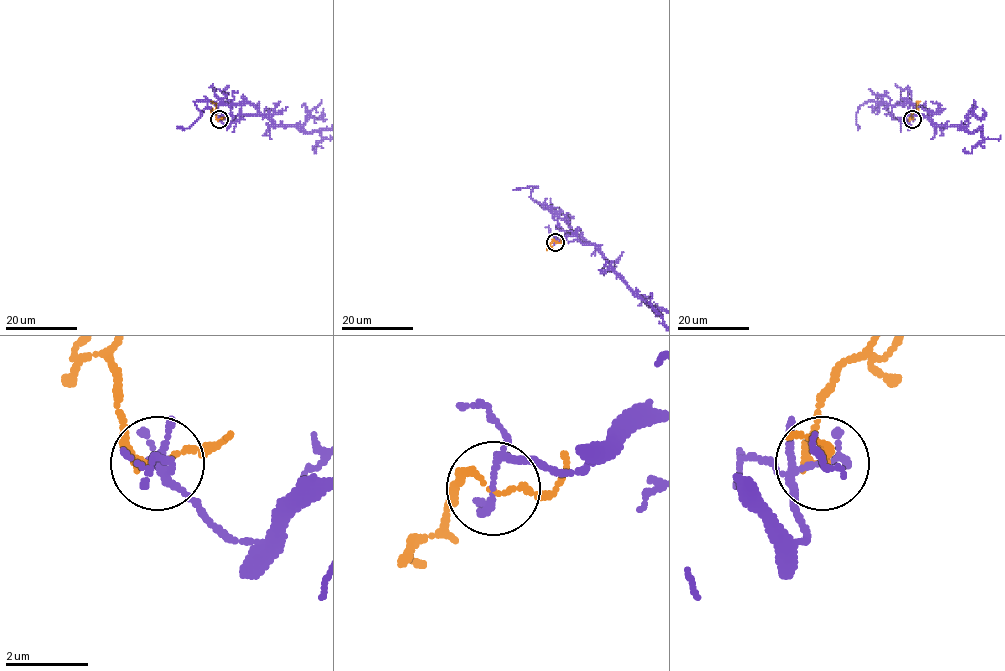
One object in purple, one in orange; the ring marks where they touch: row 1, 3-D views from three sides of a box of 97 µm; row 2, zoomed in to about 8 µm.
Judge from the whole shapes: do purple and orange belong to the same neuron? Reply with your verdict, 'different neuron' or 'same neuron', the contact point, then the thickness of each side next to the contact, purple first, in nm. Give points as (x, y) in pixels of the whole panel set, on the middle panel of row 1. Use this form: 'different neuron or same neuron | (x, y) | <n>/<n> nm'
different neuron | (555, 242) | 130/120 nm

